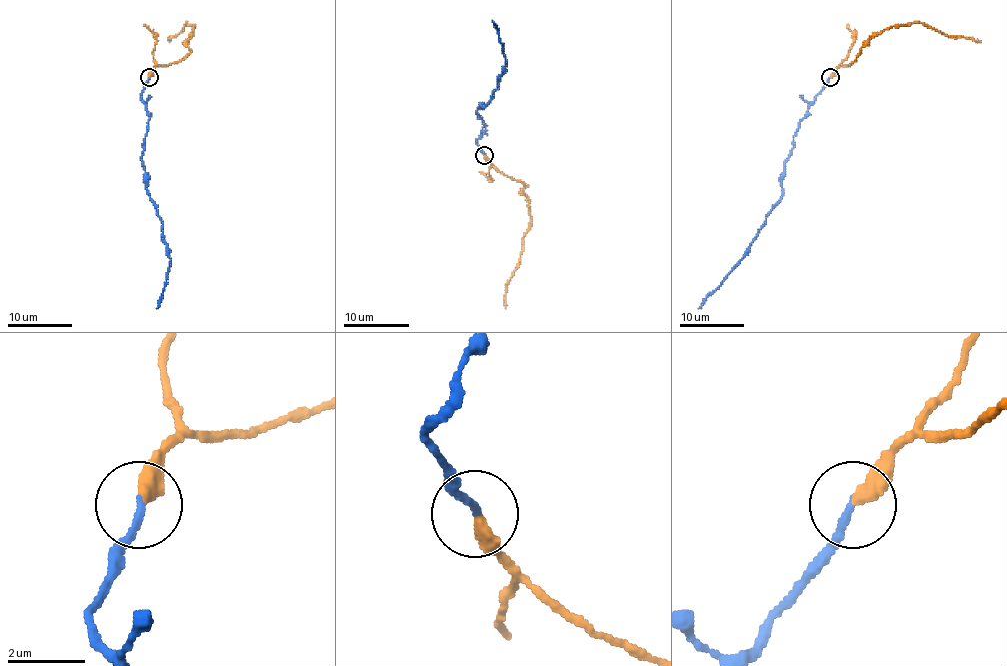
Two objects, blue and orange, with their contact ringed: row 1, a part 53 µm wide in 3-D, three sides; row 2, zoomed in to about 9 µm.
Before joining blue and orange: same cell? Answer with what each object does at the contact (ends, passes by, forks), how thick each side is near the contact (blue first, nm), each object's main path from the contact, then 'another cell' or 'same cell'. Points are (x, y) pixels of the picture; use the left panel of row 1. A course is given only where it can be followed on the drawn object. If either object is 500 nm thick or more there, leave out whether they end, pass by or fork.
blue ends; orange ends; calibres 190 and 380 nm; course blue (148, 77), (142, 97), (150, 118), (142, 161), (147, 194), (161, 218), (171, 263), (156, 308); course orange (148, 76), (156, 66), (168, 66), (190, 52), (187, 40), (193, 26), (187, 23), (169, 42); same cell

